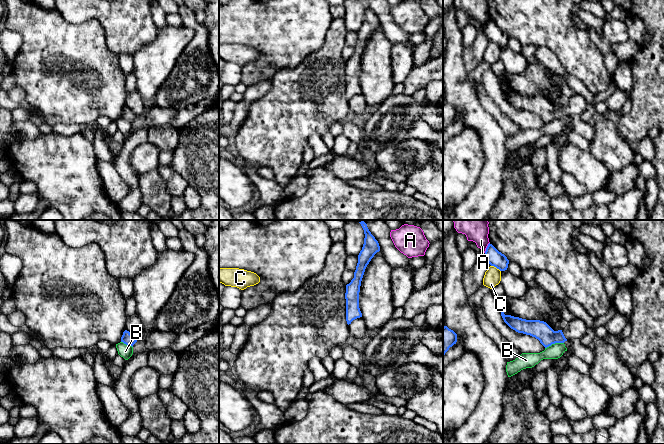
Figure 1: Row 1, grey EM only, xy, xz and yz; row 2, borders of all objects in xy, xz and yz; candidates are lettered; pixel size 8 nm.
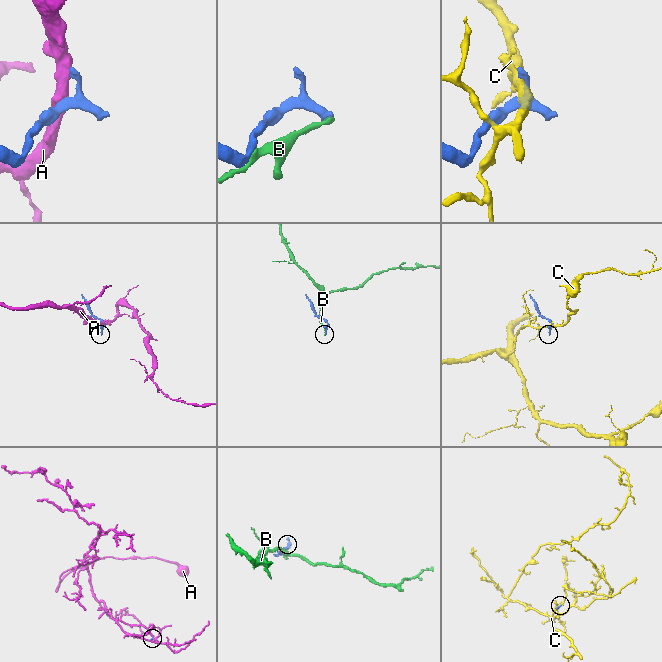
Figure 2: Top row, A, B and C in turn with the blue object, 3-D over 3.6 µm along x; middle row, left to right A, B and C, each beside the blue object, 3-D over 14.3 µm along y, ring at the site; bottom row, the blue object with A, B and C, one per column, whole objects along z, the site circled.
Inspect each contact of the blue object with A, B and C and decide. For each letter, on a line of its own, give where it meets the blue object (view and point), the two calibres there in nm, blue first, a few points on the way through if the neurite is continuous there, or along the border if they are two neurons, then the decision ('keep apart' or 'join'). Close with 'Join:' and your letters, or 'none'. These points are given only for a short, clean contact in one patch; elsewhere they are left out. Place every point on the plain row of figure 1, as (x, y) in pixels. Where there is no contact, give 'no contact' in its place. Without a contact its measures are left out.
A: meets blue in yz at (487, 23); 130 nm thick on the blue side, 160 nm on the other; keep apart
B: meets blue in yz at (554, 119); 150 nm thick on the blue side, 130 nm on the other; border along yz (563, 118), (555, 118), (545, 124); keep apart
C: meets blue in yz at (496, 43); 130 nm thick on the blue side, 140 nm on the other; border along yz (491, 41), (500, 47); keep apart
Join: none

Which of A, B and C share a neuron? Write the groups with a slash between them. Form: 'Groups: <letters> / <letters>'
Groups: A / B / C

